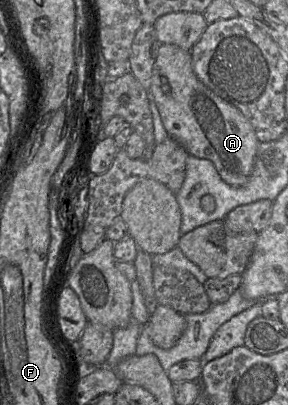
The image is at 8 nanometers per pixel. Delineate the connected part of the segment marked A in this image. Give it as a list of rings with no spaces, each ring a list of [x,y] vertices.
[[[160,44],[152,69],[148,94],[149,100],[154,100],[156,103],[169,137],[180,143],[188,154],[210,160],[221,179],[228,185],[242,187],[247,184],[259,145],[255,130],[239,109],[217,96],[197,78],[193,71],[190,51],[173,44]]]

